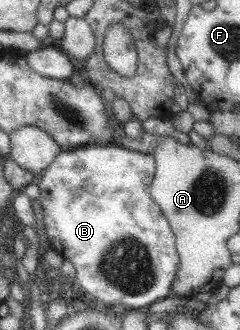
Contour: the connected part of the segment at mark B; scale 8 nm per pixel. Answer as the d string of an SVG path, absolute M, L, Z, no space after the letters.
M115 141L111 143L83 144L72 149L62 149L54 156L52 163L48 164L34 180L34 183L40 189L38 203L42 207L42 223L49 247L63 259L70 261L76 271L73 277L74 285L80 287L90 297L100 299L100 305L110 303L110 305L124 305L128 309L138 309L142 305L150 305L150 303L163 300L170 293L172 281L179 264L179 257L175 249L175 239L169 223L149 194L149 185L153 179L154 172L155 163L152 156L124 149L124 147L117 145Z

